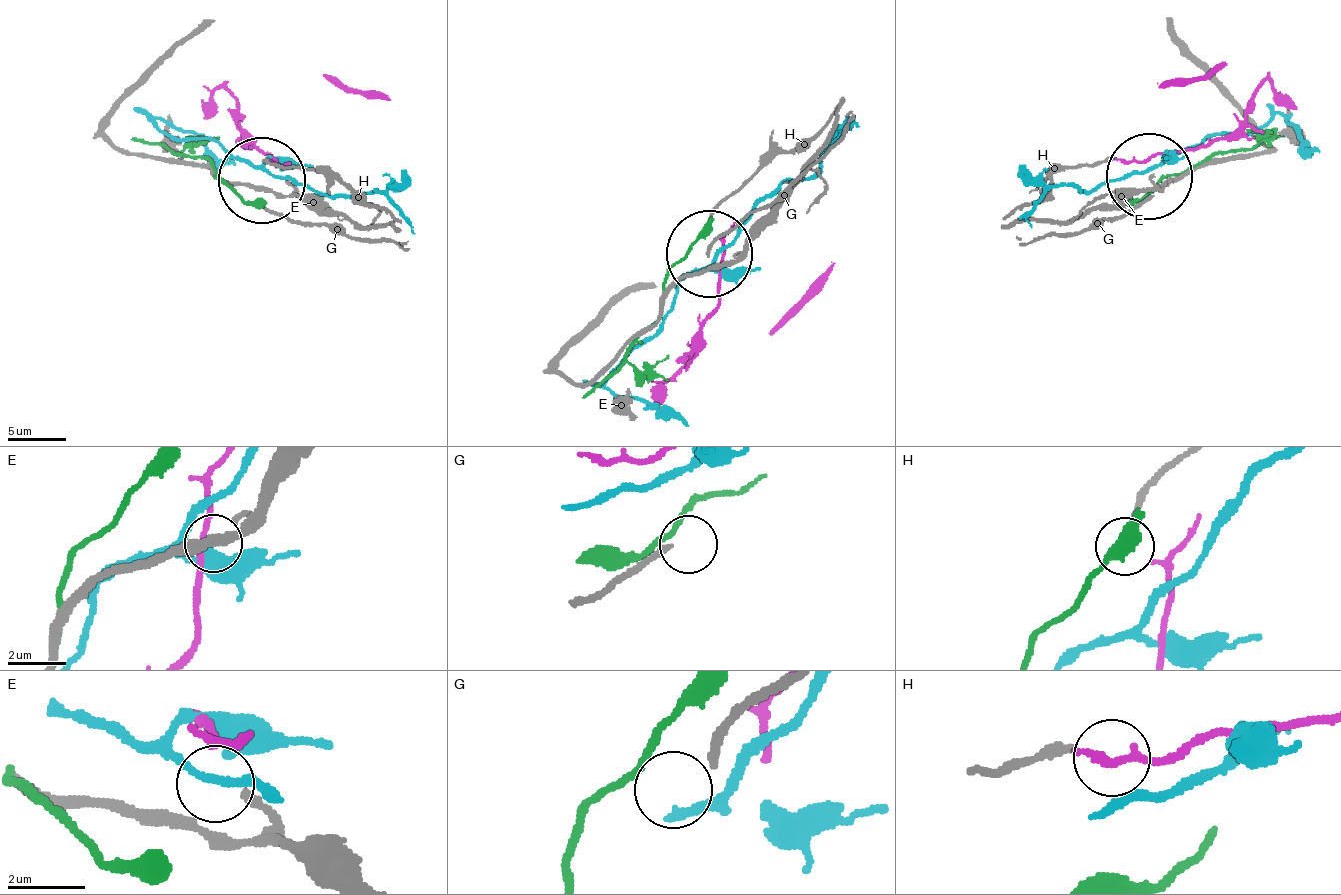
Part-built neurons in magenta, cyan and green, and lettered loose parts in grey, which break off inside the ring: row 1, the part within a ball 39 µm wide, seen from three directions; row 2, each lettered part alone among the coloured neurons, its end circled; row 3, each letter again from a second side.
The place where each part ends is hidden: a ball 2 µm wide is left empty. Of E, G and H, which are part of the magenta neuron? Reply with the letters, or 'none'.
none

